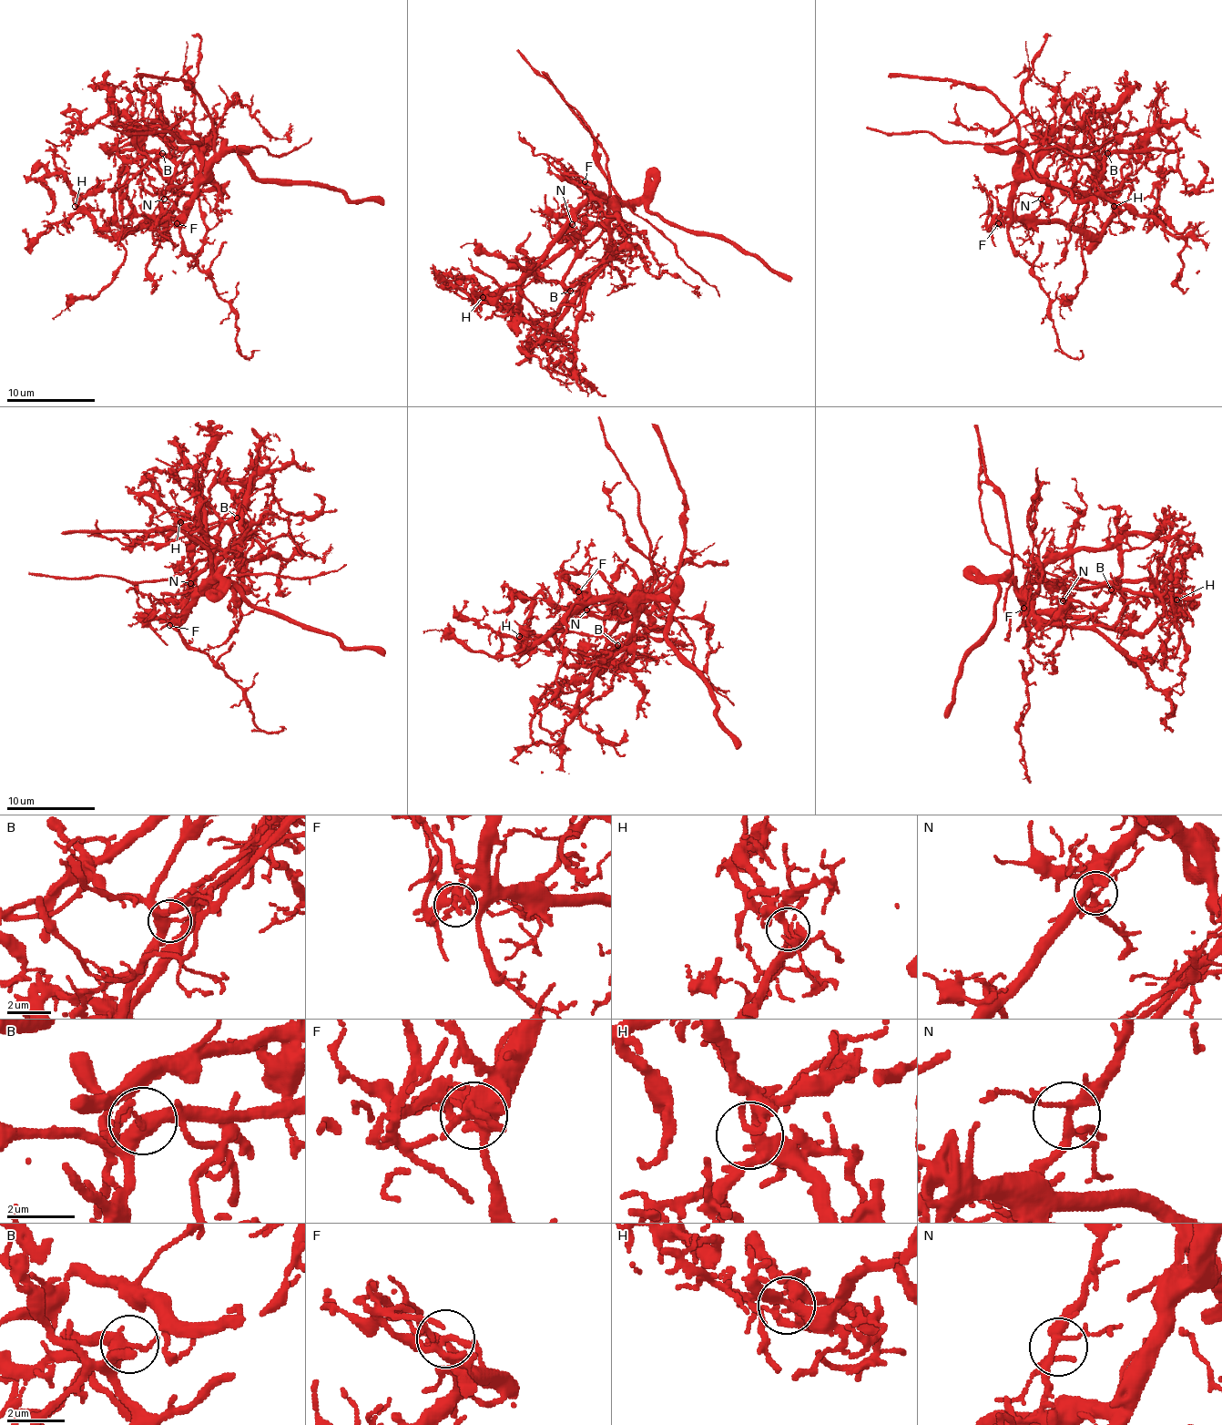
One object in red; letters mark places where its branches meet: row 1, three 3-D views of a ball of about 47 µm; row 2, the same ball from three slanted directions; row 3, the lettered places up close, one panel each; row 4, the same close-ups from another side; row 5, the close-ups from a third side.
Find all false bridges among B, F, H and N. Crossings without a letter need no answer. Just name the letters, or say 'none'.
B

